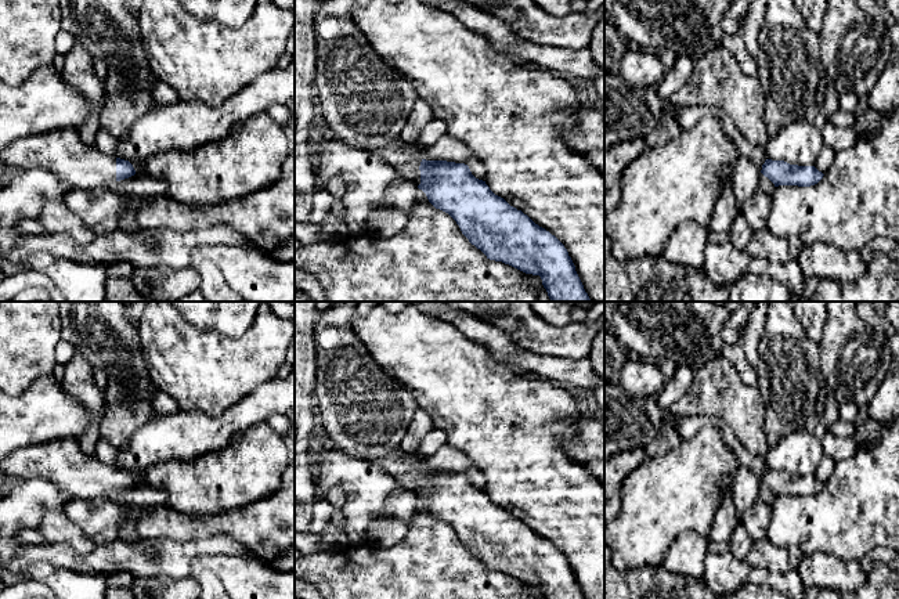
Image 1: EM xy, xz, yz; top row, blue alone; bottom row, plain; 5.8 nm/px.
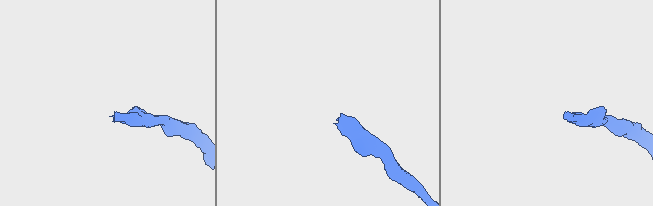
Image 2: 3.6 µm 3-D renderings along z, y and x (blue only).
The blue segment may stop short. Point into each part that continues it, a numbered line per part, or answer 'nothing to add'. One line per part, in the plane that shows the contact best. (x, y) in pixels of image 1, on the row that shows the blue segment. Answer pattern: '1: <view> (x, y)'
1: xz (405, 159)

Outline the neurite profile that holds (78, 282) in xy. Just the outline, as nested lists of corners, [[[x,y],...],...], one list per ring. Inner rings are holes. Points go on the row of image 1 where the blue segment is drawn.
[[[46,252],[33,253],[26,263],[29,268],[48,277],[66,302],[104,302],[106,266],[80,264]]]

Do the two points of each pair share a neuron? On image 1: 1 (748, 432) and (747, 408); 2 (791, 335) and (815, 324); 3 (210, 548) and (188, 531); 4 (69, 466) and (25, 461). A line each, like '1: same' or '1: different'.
1: same
2: different
3: different
4: same

